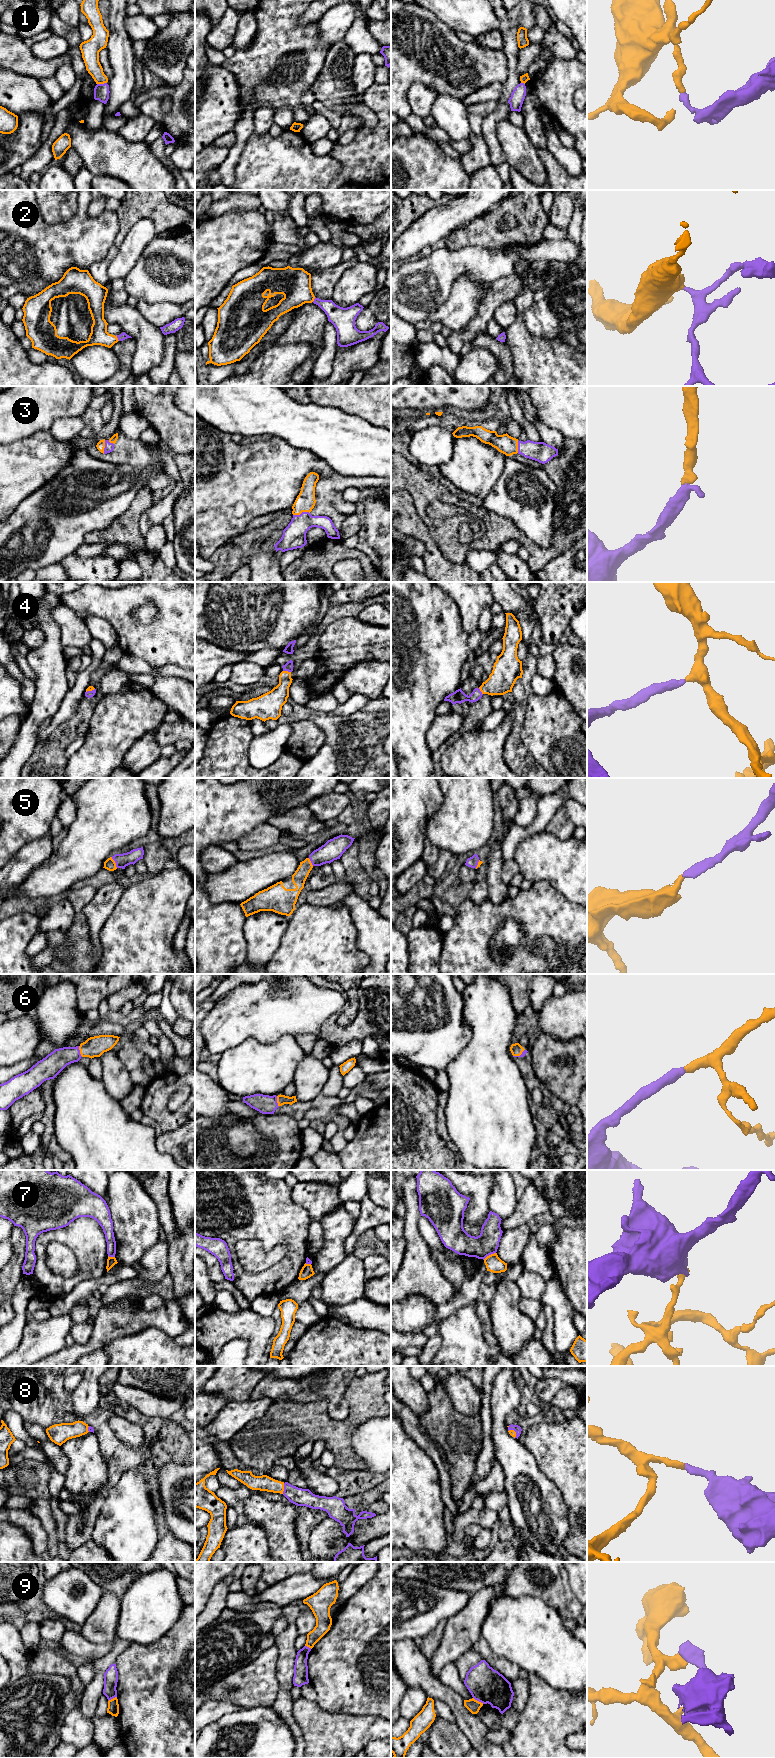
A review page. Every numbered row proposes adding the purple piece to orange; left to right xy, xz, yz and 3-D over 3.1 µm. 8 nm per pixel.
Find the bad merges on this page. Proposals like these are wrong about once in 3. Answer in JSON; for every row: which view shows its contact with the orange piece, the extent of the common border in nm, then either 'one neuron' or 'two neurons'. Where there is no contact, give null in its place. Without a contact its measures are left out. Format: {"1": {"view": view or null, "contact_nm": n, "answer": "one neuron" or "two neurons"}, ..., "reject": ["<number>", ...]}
{"1": {"view": "xy", "contact_nm": 80, "answer": "two neurons"}, "2": {"view": "xy", "contact_nm": 50, "answer": "one neuron"}, "3": {"view": "xz", "contact_nm": 140, "answer": "one neuron"}, "4": {"view": "xz", "contact_nm": 70, "answer": "one neuron"}, "5": {"view": "xy", "contact_nm": 100, "answer": "one neuron"}, "6": {"view": "xy", "contact_nm": 90, "answer": "one neuron"}, "7": {"view": "yz", "contact_nm": 120, "answer": "two neurons"}, "8": {"view": "xz", "contact_nm": 90, "answer": "one neuron"}, "9": {"view": "yz", "contact_nm": 100, "answer": "two neurons"}, "reject": ["1", "7", "9"]}

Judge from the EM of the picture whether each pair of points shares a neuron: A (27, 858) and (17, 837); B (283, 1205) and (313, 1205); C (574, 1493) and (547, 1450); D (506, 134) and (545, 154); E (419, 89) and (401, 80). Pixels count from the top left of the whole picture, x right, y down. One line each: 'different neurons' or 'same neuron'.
A: different neurons
B: different neurons
C: same neuron
D: different neurons
E: different neurons

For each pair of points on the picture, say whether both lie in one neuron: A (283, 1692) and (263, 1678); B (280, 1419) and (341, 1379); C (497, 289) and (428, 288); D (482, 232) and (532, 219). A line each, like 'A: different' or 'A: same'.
A: different
B: different
C: different
D: same

